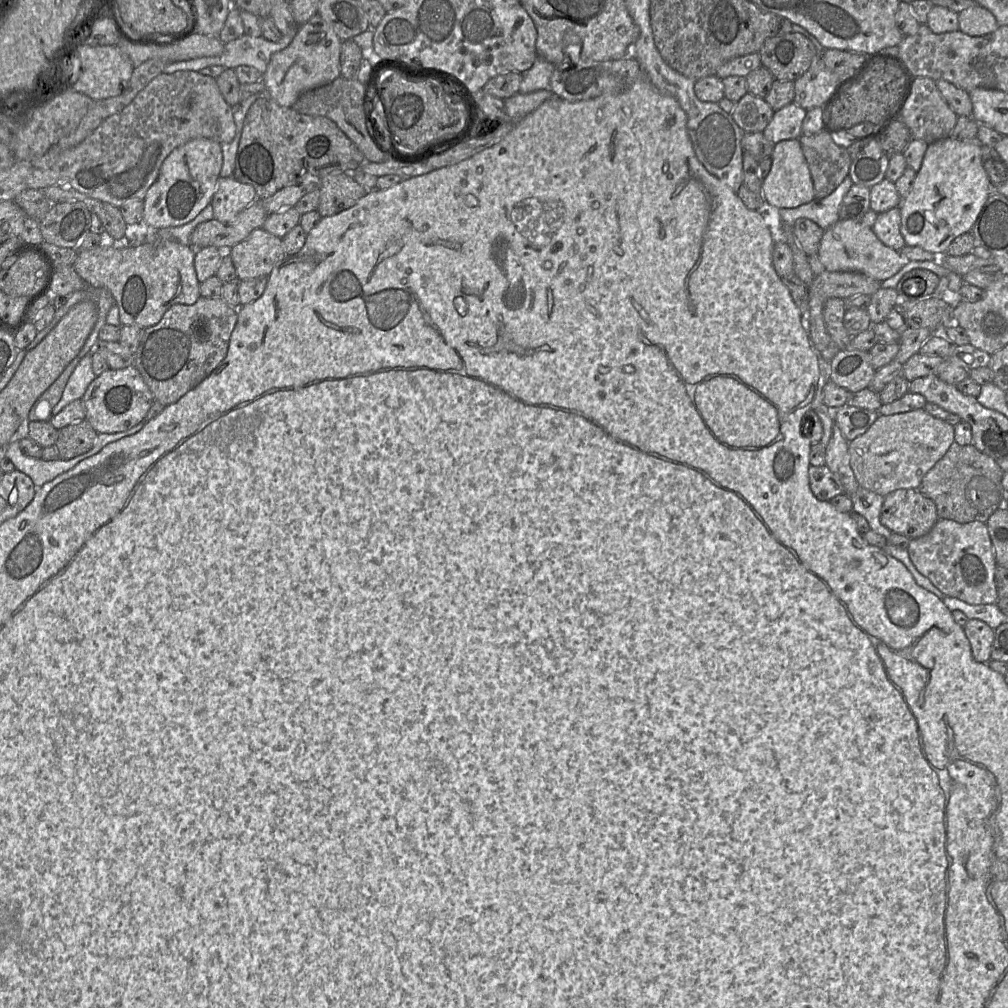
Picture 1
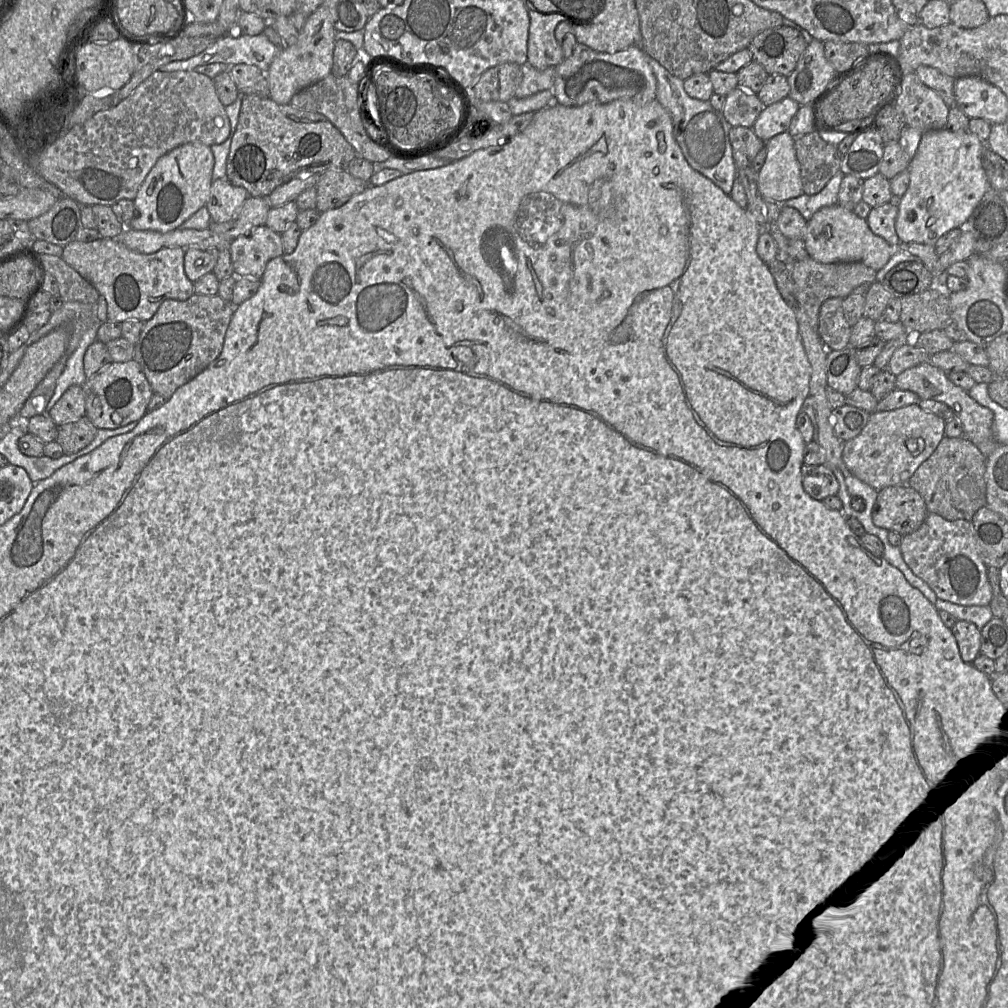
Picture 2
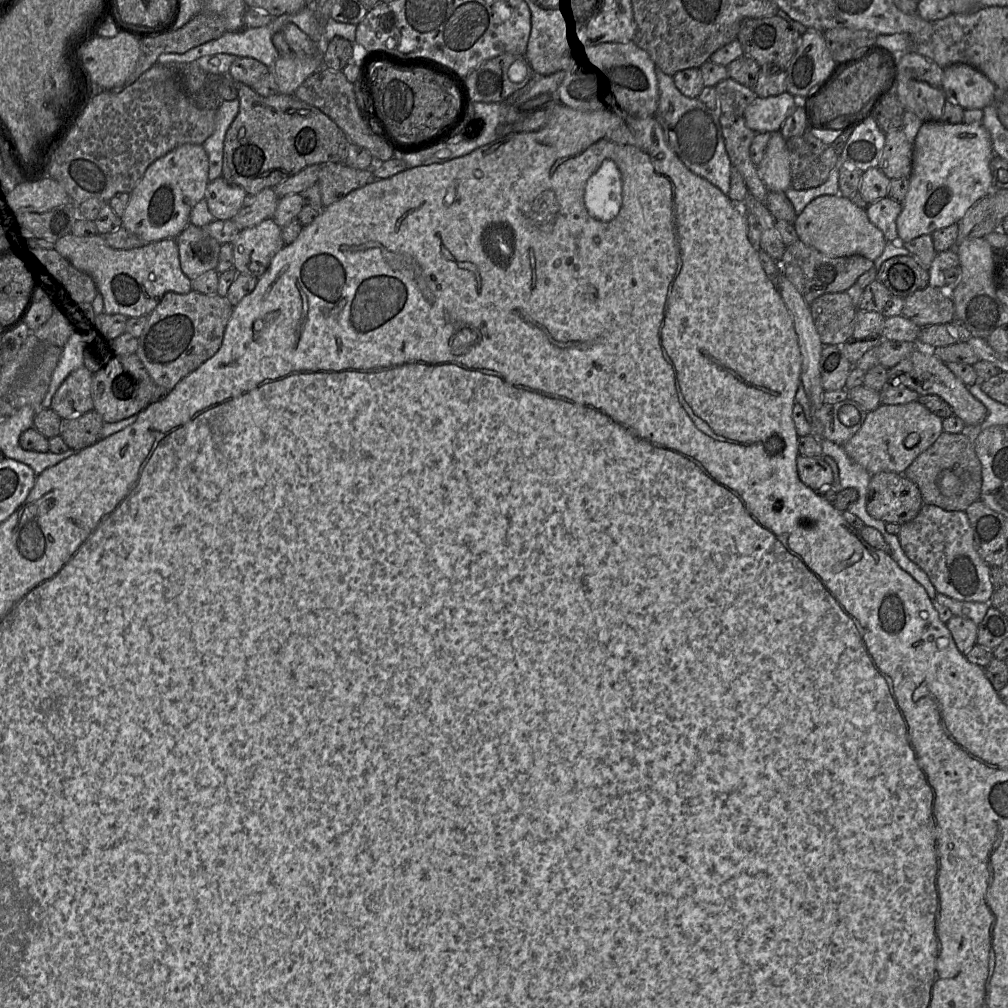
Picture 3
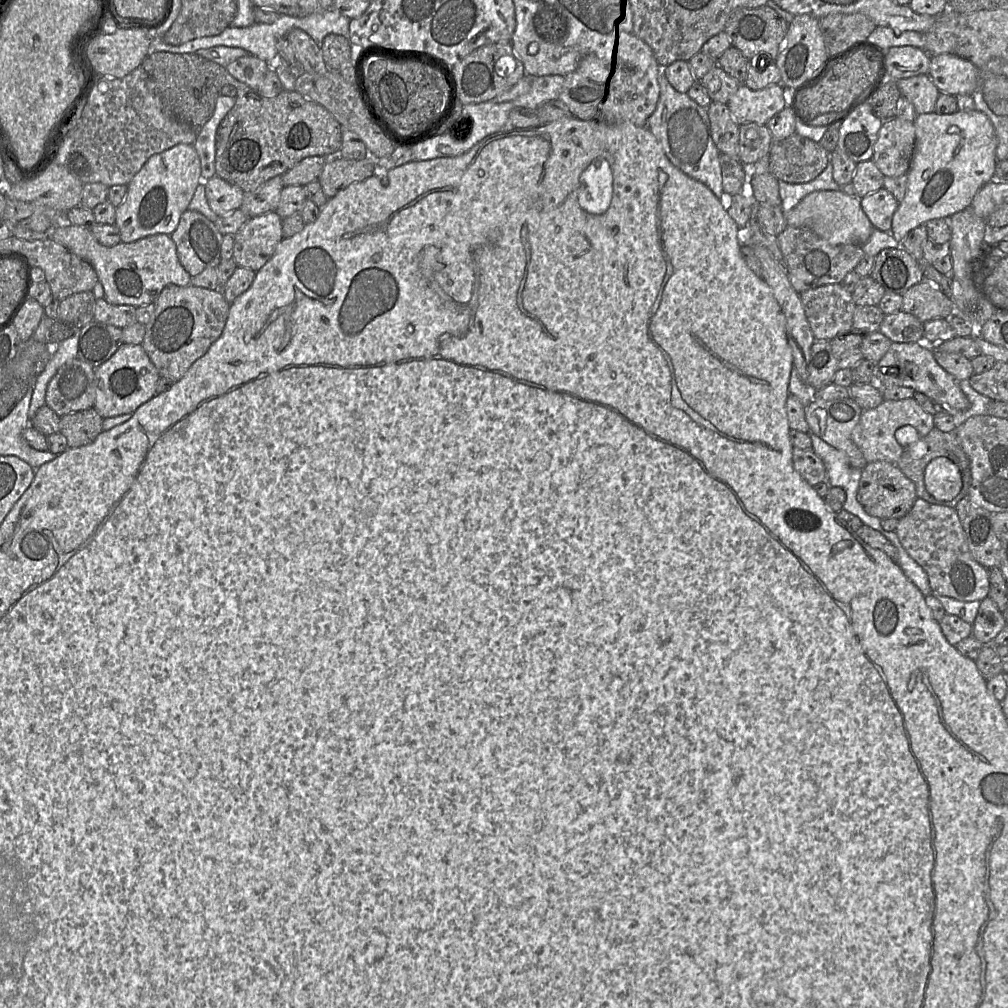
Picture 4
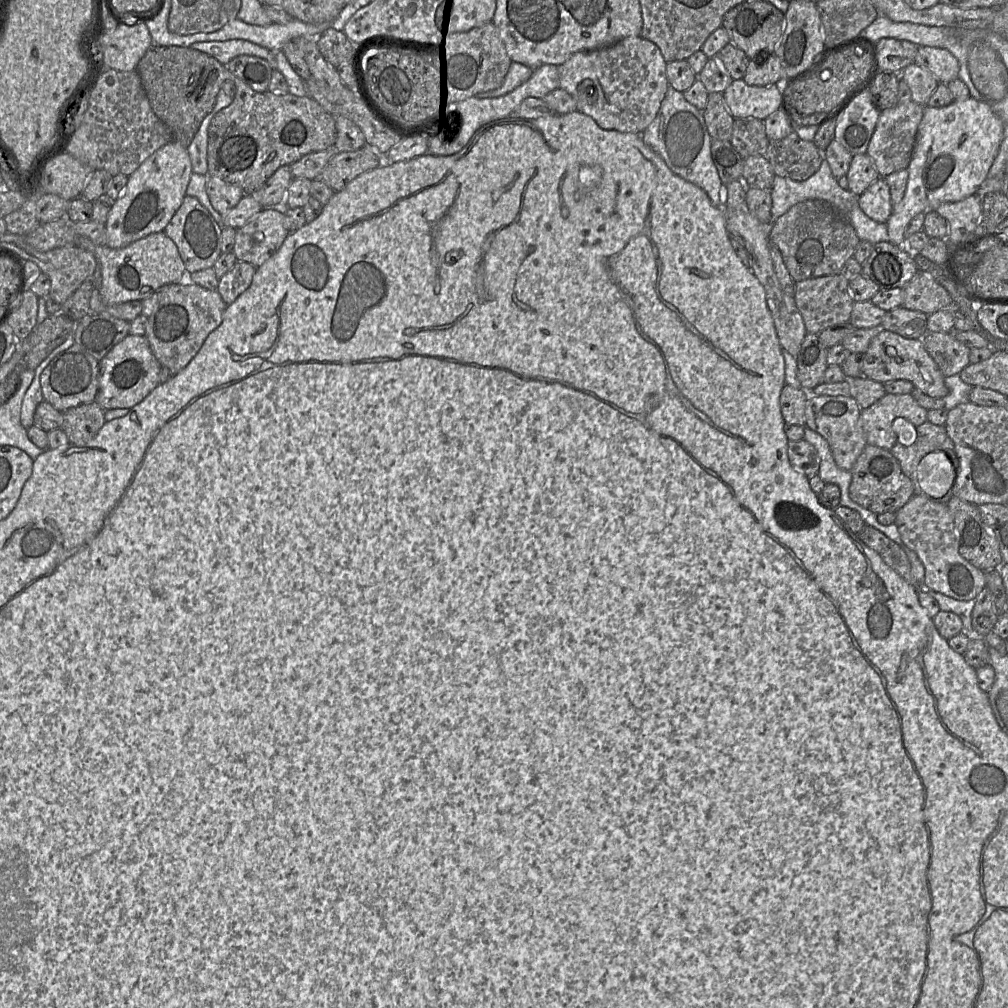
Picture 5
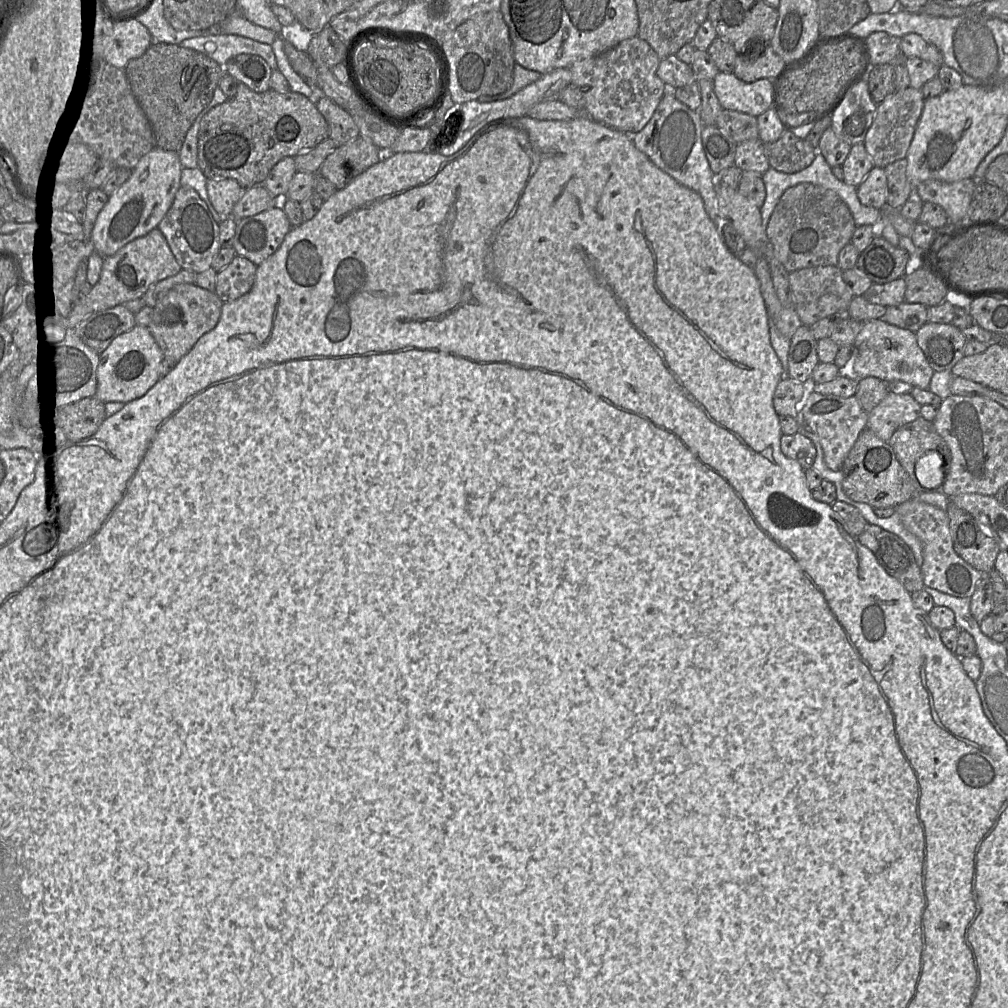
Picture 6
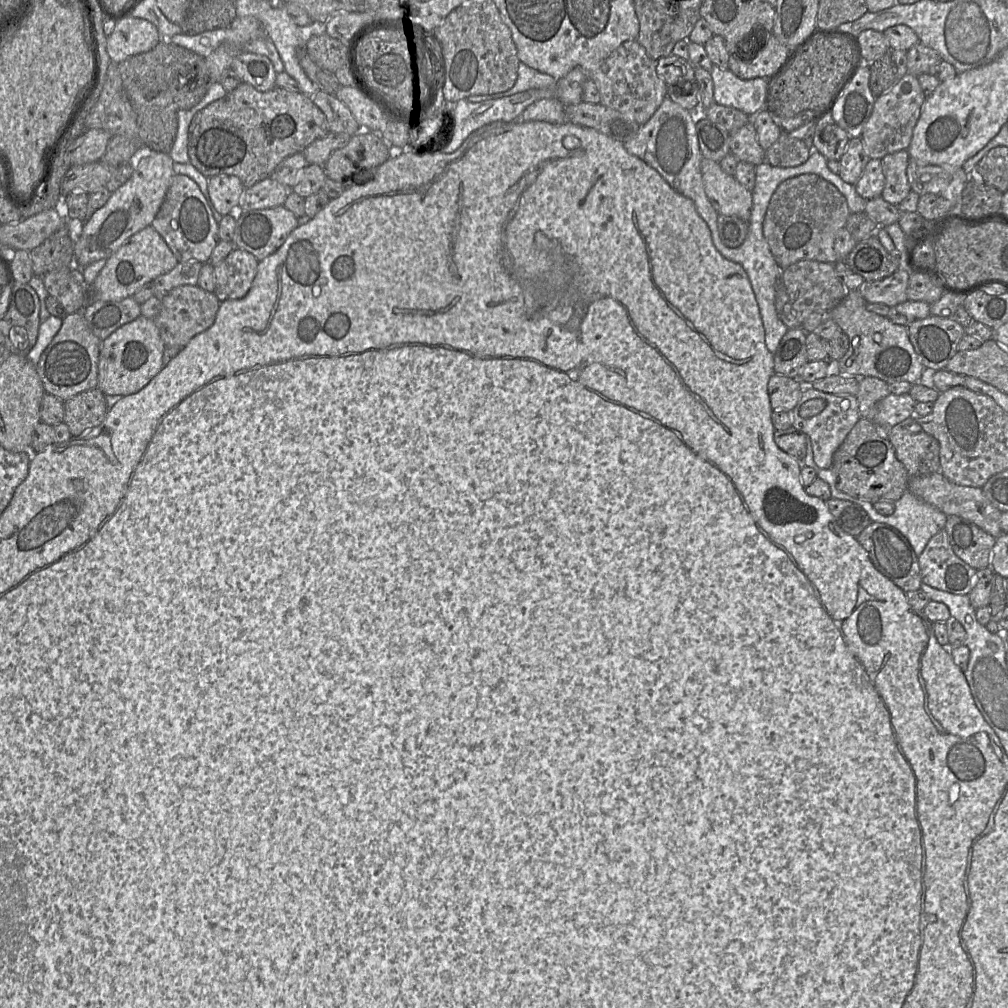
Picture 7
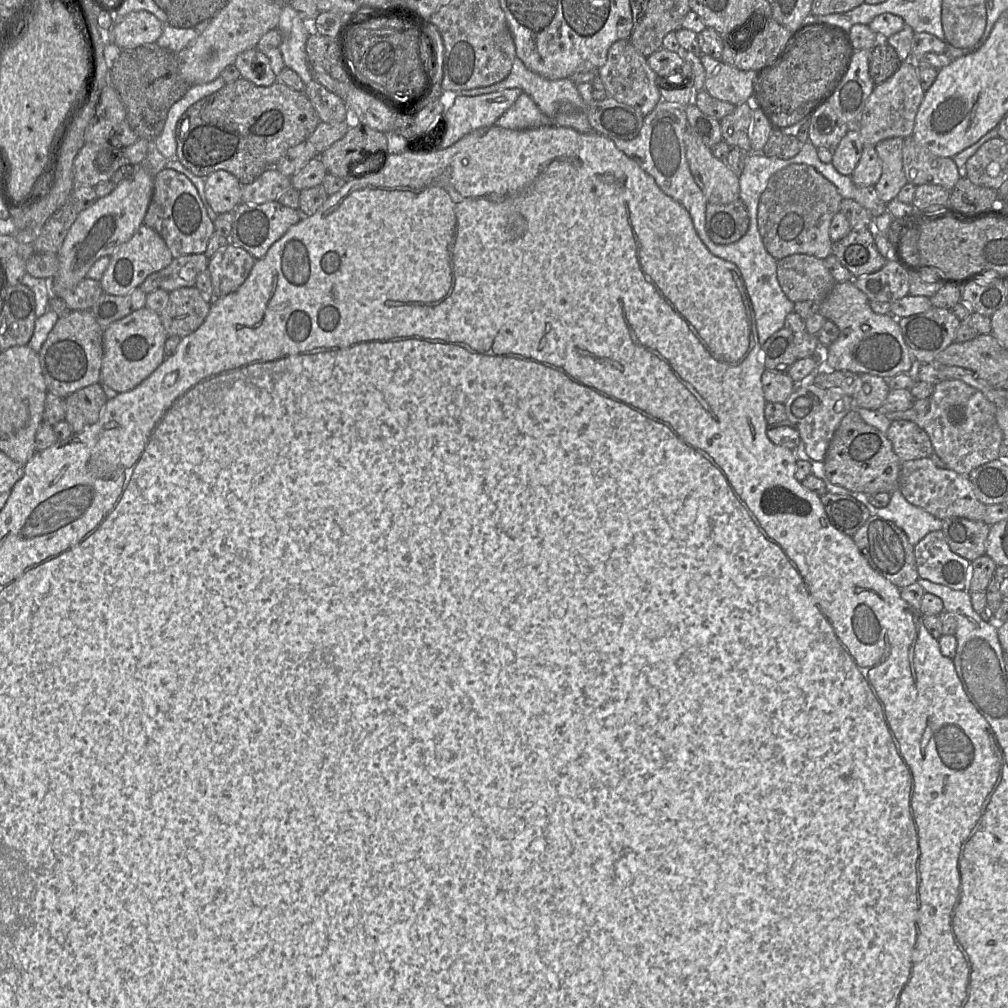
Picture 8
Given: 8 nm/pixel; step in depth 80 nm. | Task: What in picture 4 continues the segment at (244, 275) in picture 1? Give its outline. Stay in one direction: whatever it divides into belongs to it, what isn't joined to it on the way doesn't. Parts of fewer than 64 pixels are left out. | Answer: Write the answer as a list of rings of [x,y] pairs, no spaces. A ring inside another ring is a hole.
[[[276,211],[249,218],[234,234],[233,260],[257,272],[274,255],[283,238],[283,218]]]

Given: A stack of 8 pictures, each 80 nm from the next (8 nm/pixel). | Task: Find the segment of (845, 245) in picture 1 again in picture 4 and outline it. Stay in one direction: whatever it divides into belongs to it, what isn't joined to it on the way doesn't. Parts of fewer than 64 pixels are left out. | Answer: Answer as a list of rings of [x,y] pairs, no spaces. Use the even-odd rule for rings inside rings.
[[[816,191],[805,196],[799,204],[785,215],[789,226],[807,228],[832,245],[853,244],[861,246],[874,229],[863,212],[859,197],[849,196],[841,191]]]

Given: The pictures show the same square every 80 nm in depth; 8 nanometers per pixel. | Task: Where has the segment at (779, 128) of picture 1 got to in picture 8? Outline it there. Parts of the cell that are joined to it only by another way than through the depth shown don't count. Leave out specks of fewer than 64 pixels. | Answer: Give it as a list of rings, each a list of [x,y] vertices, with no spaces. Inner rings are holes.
[[[706,54],[700,61],[707,76],[705,89],[712,97],[733,105],[748,102],[752,111],[760,107],[753,98],[757,71],[743,71]]]

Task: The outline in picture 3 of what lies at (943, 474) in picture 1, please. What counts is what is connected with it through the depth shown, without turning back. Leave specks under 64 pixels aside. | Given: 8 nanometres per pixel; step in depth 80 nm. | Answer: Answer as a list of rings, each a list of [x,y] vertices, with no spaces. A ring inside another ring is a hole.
[[[967,430],[961,433],[942,432],[936,441],[907,467],[903,475],[915,483],[923,504],[934,505],[945,511],[965,512],[972,503],[980,498],[981,464]],[[945,469],[954,472],[961,480],[960,491],[951,497],[944,496],[937,486],[938,475]]]

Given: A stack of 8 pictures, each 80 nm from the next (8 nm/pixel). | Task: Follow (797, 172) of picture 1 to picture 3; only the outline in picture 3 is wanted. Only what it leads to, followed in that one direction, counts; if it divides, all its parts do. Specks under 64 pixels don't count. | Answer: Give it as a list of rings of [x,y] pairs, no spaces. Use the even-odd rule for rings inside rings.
[[[779,131],[771,133],[763,159],[756,168],[768,191],[784,193],[792,188],[786,139]]]

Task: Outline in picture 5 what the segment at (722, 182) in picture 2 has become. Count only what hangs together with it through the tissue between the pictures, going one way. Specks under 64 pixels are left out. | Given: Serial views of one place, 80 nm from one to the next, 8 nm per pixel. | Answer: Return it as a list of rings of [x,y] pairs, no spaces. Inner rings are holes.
[[[668,86],[655,118],[641,135],[643,141],[664,160],[673,173],[704,190],[713,206],[726,205],[724,186],[712,159],[712,138],[703,113],[685,99],[683,92]]]

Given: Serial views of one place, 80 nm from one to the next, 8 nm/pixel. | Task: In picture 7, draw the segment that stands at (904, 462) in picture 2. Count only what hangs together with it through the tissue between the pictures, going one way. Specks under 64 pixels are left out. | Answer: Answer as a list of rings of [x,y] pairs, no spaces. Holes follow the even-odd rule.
[[[889,393],[878,403],[875,417],[871,421],[876,426],[889,430],[893,426],[914,416],[916,403],[909,393]]]

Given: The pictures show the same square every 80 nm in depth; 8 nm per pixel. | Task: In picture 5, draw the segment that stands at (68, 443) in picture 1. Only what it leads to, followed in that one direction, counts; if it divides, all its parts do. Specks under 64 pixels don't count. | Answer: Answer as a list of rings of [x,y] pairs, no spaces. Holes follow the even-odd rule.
[[[96,402],[81,404],[63,412],[62,429],[75,446],[91,441],[105,423],[105,411]]]

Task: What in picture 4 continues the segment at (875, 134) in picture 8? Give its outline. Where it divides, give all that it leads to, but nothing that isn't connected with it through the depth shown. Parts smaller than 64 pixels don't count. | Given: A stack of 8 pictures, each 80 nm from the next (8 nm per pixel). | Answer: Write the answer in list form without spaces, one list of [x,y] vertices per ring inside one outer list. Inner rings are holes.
[[[899,116],[883,121],[872,161],[885,177],[907,175],[915,147],[915,123]]]

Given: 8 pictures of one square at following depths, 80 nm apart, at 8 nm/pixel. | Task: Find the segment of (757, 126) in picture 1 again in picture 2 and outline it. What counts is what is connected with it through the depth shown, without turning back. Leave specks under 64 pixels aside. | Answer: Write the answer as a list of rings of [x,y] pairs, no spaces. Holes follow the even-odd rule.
[[[737,86],[725,96],[722,113],[732,127],[752,128],[765,107],[757,94]]]

